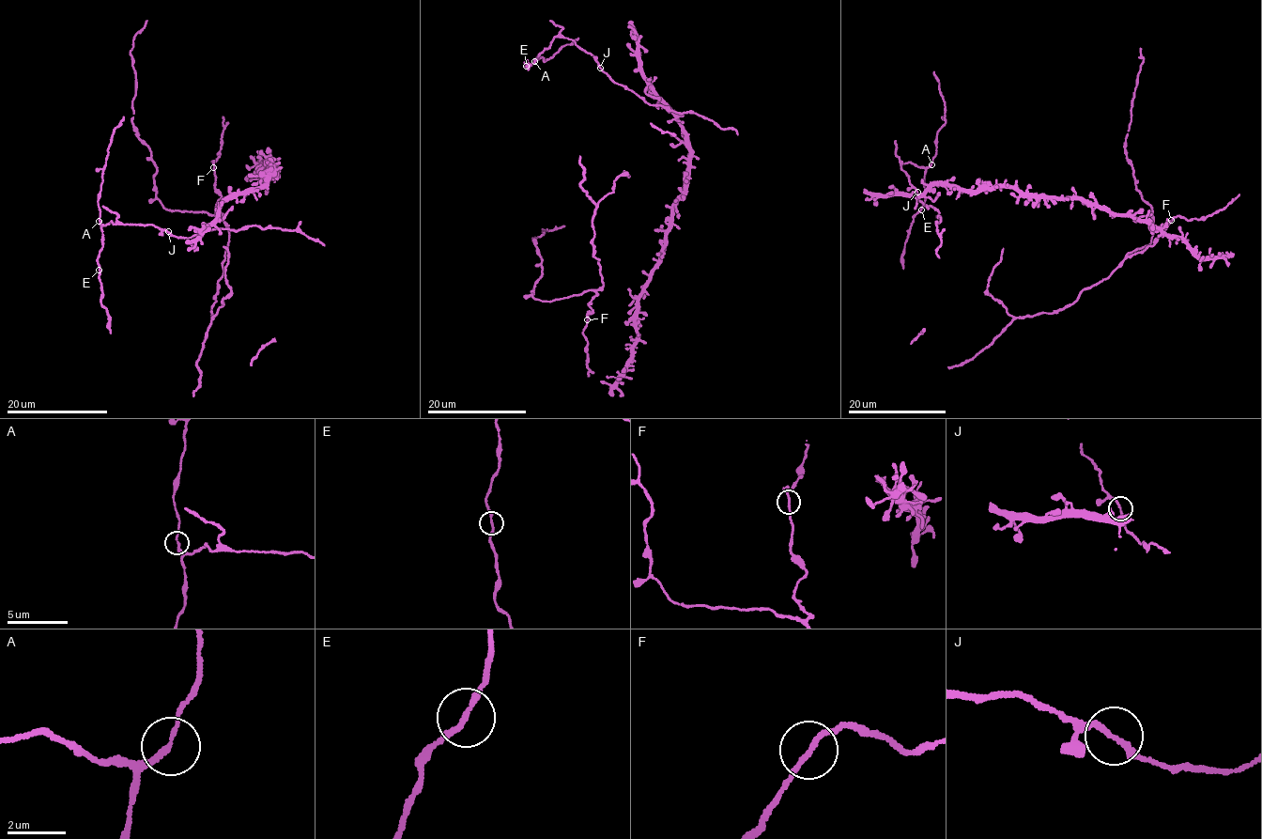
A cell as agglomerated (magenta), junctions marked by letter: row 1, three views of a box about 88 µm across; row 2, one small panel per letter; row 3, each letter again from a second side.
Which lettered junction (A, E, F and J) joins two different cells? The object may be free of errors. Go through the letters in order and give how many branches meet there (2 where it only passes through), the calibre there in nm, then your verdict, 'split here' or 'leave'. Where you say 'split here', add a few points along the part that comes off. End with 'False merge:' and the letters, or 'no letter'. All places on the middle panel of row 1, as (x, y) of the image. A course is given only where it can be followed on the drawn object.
A: 2 | 180 nm | leave
E: 2 | 190 nm | leave
F: 2 | 160 nm | leave
J: 2 | 180 nm | leave
False merge: no letter

